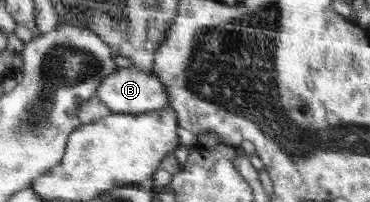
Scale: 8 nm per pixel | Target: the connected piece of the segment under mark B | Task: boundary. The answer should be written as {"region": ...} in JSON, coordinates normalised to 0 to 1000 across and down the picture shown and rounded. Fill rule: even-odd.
{"region":[[[322,332],[265,426],[257,480],[303,559],[359,559],[459,535],[451,450],[408,356]]]}

